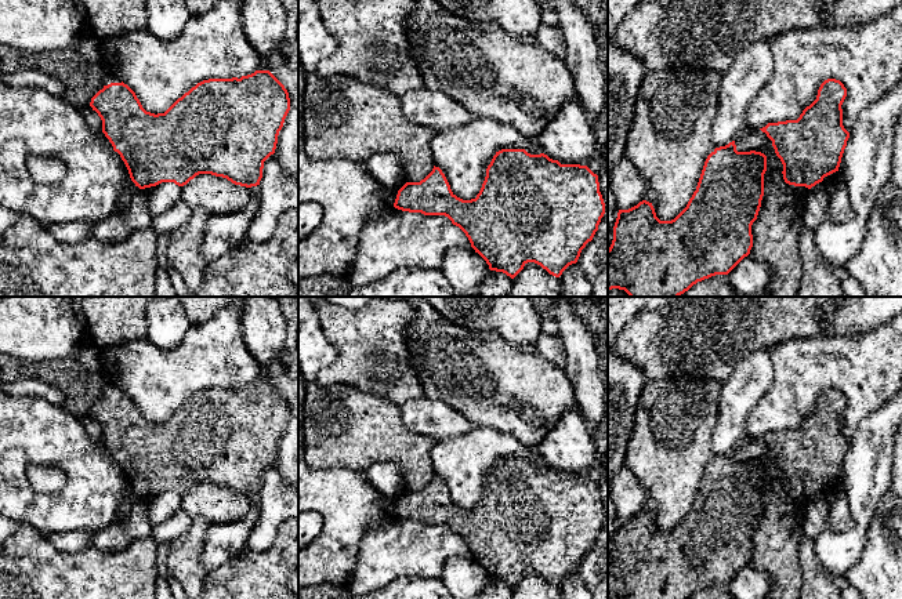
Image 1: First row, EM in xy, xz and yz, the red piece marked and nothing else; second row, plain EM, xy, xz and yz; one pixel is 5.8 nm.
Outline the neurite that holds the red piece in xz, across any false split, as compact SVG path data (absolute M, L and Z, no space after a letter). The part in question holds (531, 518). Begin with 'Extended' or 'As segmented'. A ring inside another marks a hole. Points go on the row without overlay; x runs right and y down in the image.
As segmented. M501 458L496 461L486 478L486 486L475 508L457 507L439 476L420 491L406 491L396 504L394 516L424 524L445 524L459 536L468 547L471 556L489 574L490 580L503 581L514 588L528 571L535 571L550 584L559 587L572 573L576 573L582 559L593 549L601 527L605 523L605 512L599 501L598 484L587 475L561 473L547 464L530 464L525 458Z

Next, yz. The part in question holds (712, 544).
As segmented. M735 450L716 457L706 468L696 500L687 516L671 530L660 530L652 512L642 509L628 519L619 519L613 549L608 558L608 599L689 599L698 591L728 584L753 556L751 534L764 505L767 465L761 461L738 461Z

